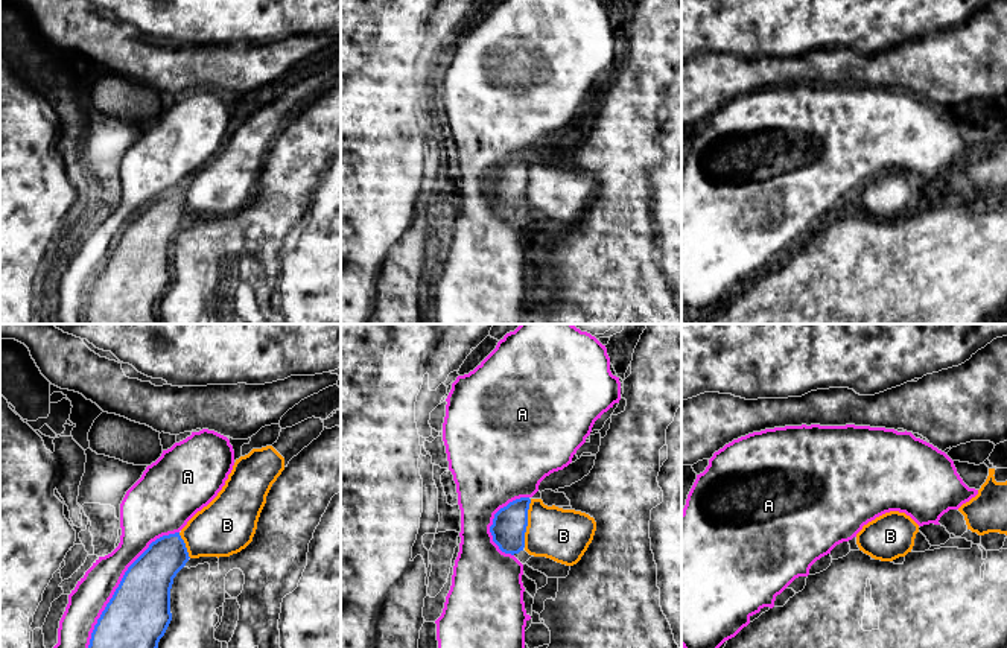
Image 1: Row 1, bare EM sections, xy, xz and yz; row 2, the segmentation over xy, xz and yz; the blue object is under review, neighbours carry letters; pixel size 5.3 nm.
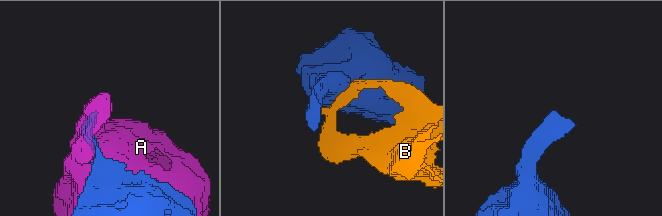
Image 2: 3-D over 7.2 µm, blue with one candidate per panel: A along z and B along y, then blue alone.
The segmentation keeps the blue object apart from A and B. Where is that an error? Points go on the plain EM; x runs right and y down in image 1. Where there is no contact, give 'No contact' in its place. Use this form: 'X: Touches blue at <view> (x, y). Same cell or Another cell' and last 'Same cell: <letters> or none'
A: Touches blue at xy (116, 250). Another cell
B: Touches blue at xz (527, 183). Another cell
Same cell: none

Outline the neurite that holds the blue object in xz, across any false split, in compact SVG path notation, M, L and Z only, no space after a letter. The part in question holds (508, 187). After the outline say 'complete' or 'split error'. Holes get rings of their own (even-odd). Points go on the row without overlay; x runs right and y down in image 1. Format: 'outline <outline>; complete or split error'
outline M520 157L494 173L490 192L502 211L514 214L523 210L529 163L529 157Z; complete

